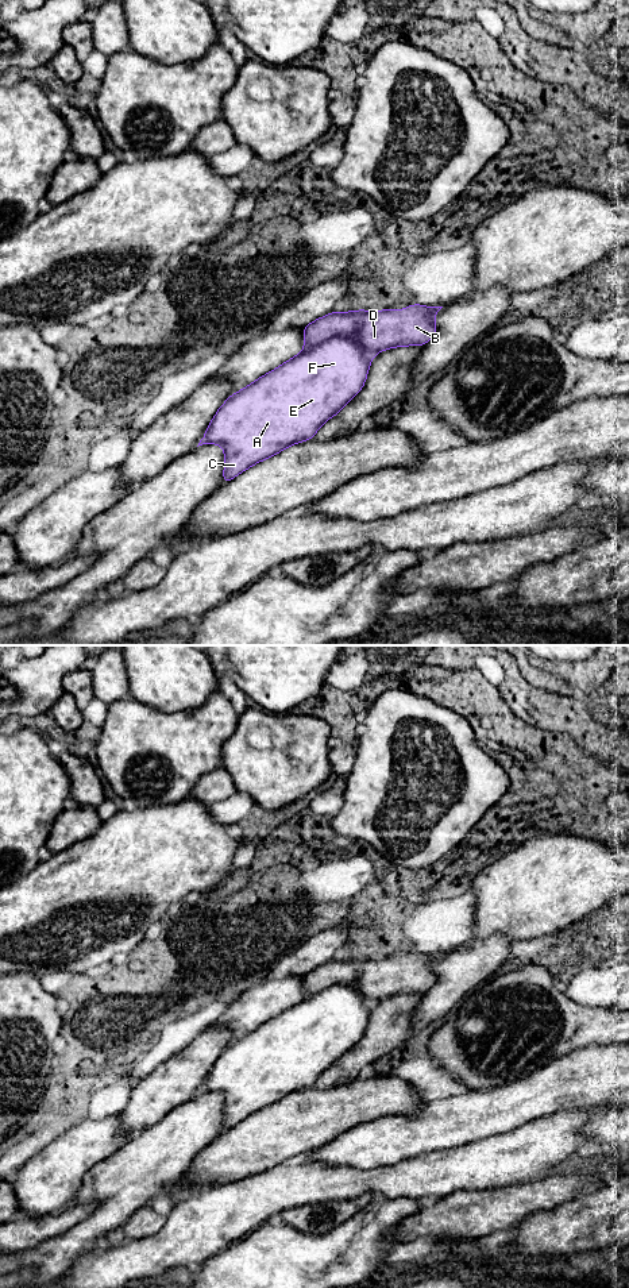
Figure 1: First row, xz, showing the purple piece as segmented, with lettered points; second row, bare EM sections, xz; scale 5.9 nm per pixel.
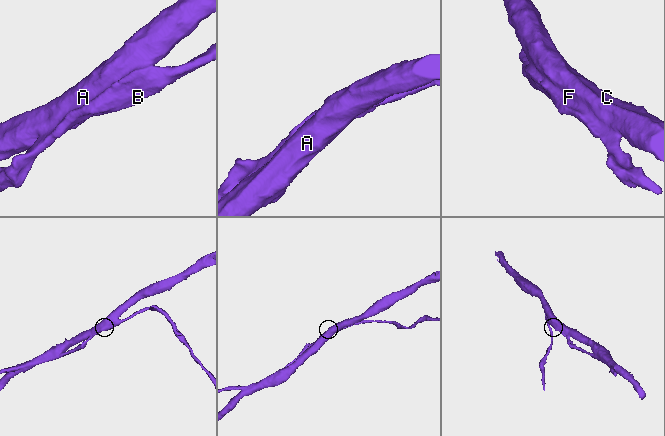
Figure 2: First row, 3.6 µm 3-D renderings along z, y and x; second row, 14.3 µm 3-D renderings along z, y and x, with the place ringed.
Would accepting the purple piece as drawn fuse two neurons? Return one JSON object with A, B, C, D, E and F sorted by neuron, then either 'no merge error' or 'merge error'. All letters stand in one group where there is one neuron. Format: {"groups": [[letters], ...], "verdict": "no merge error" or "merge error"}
{"groups": [["A", "C", "E", "F"], ["B", "D"]], "verdict": "merge error"}

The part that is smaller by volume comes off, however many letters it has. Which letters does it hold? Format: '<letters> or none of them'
B, D

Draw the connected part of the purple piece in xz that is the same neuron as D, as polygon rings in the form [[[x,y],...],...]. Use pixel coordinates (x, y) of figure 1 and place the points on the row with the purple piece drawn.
[[[412,304],[401,311],[331,312],[306,327],[305,348],[312,348],[331,338],[351,336],[370,354],[405,346],[424,346],[437,331],[435,316],[443,306]]]

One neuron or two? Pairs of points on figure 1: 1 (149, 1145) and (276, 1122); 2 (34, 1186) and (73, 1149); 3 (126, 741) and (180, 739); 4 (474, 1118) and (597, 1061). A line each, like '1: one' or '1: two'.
1: two
2: one
3: one
4: one

